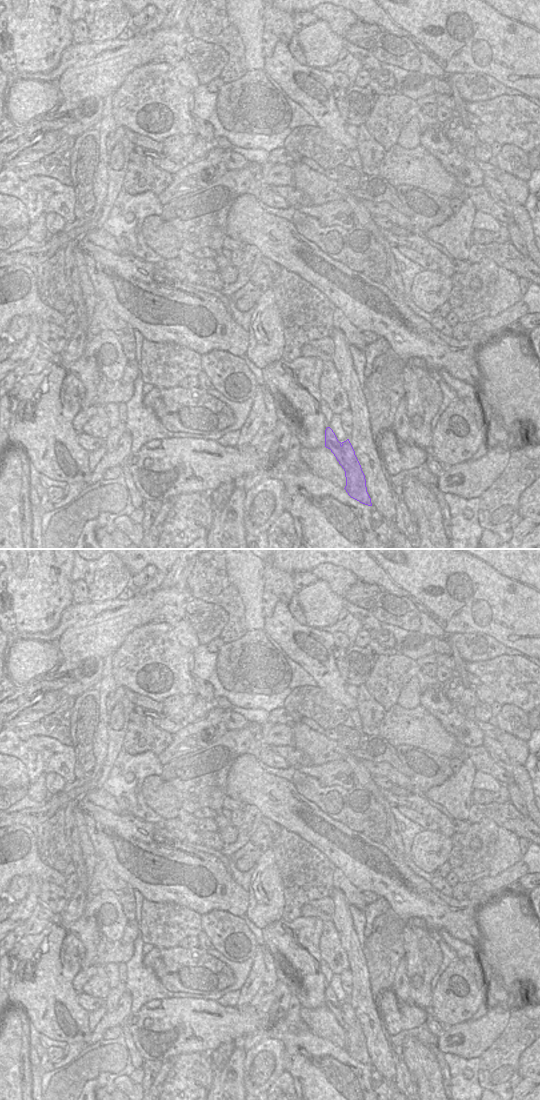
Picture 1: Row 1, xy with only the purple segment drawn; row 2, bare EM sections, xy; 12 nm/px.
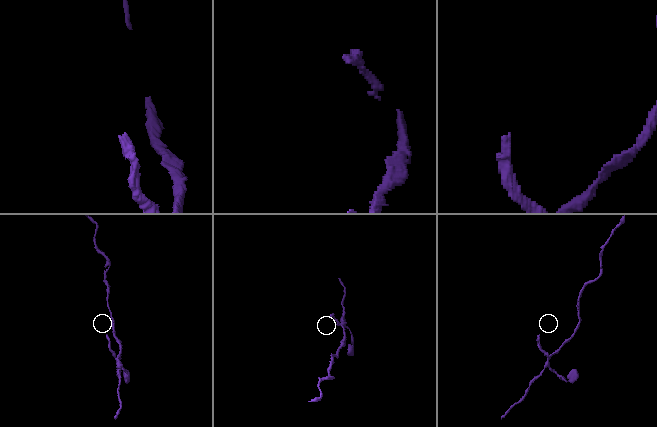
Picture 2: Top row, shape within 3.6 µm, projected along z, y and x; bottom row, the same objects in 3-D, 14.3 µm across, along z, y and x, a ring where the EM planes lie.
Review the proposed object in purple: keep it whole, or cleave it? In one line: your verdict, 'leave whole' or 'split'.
split

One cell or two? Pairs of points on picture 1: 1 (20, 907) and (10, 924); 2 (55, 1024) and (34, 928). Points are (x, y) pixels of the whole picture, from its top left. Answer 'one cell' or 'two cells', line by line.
1: one cell
2: two cells

